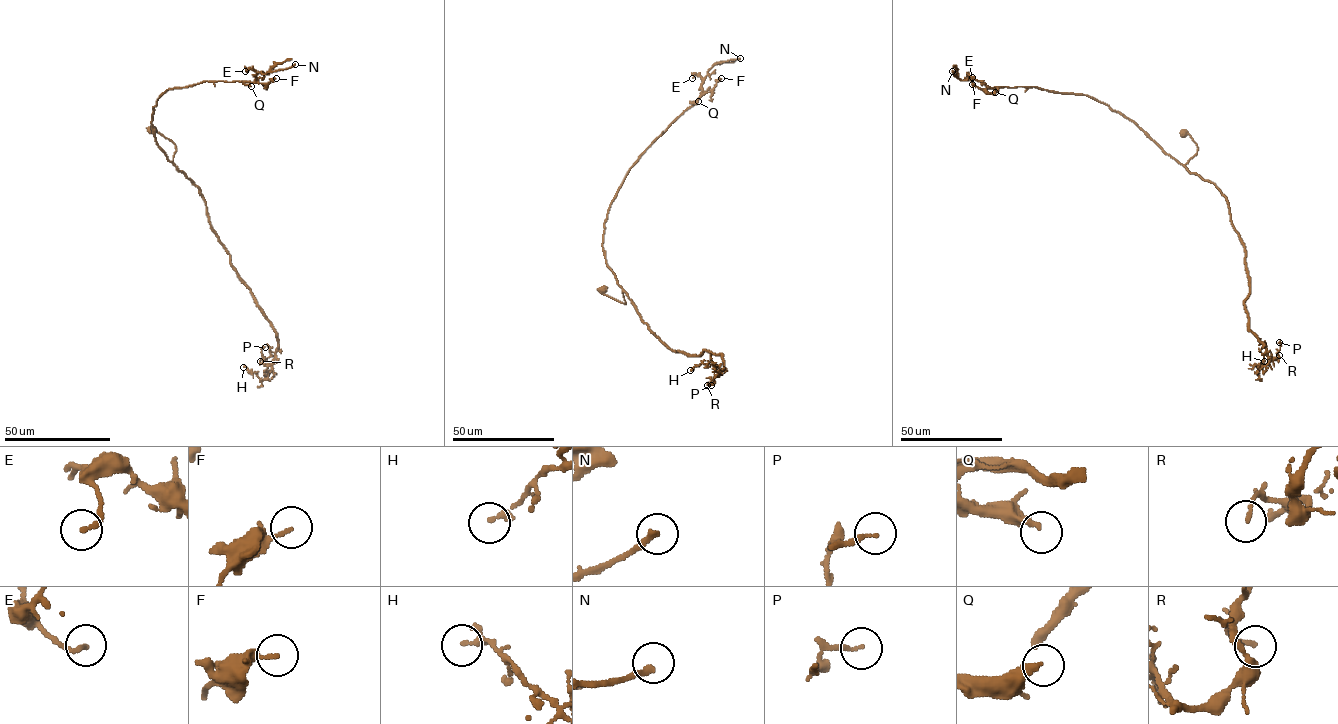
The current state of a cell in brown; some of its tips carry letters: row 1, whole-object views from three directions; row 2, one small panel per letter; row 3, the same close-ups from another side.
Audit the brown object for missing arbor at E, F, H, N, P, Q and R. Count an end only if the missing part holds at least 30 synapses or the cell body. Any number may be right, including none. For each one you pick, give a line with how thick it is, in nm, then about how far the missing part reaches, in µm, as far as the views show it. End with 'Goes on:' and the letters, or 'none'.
N: Thickness 200 nm. Missing length about 15 µm
Goes on: N

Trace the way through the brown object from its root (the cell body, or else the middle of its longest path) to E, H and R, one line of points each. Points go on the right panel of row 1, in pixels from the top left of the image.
E: (1184, 133), (1198, 149), (1183, 166), (1133, 121), (1086, 95), (1035, 87), (990, 88), (972, 77)
H: (1184, 133), (1198, 148), (1185, 167), (1225, 197), (1244, 246), (1248, 327), (1269, 360), (1257, 374), (1264, 361)
R: (1184, 133), (1198, 148), (1185, 167), (1225, 197), (1244, 246), (1249, 330), (1270, 359), (1279, 355)

